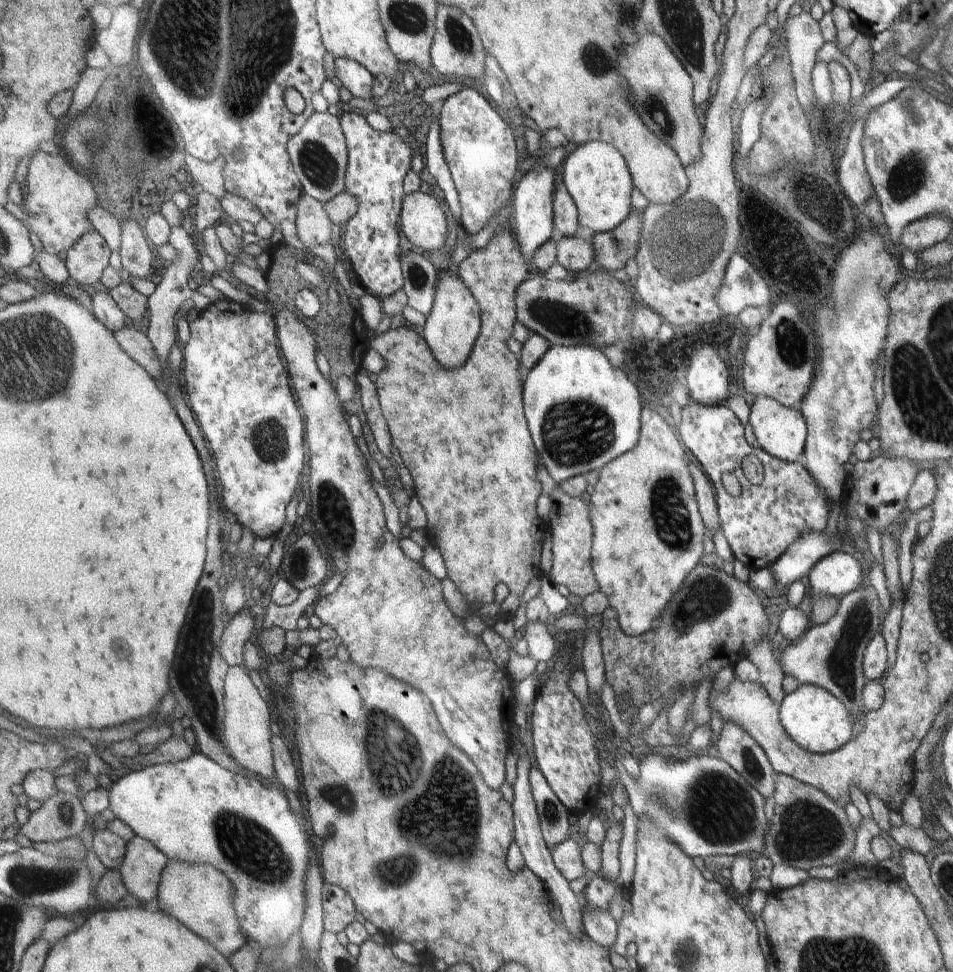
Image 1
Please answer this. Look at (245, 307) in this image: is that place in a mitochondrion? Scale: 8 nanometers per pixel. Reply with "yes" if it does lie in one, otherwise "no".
no

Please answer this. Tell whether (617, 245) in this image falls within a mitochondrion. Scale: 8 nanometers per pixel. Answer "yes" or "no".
yes

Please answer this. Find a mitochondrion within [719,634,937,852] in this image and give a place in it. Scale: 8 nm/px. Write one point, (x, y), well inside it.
(751, 765)

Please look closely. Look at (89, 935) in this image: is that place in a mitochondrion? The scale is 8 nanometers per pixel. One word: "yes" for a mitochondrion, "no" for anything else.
no

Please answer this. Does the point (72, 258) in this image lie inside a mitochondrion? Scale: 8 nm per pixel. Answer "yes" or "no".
no

